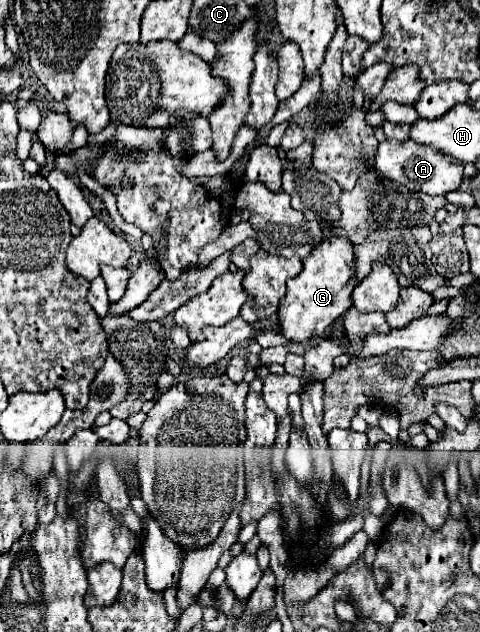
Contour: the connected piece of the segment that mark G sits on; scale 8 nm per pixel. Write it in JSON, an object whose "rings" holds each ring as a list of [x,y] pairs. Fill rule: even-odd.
{"rings":[[[328,238],[304,260],[300,276],[288,280],[286,296],[280,300],[278,324],[280,334],[288,342],[304,342],[322,336],[324,330],[352,306],[350,294],[356,286],[356,266],[354,266],[354,246],[348,238]]]}

